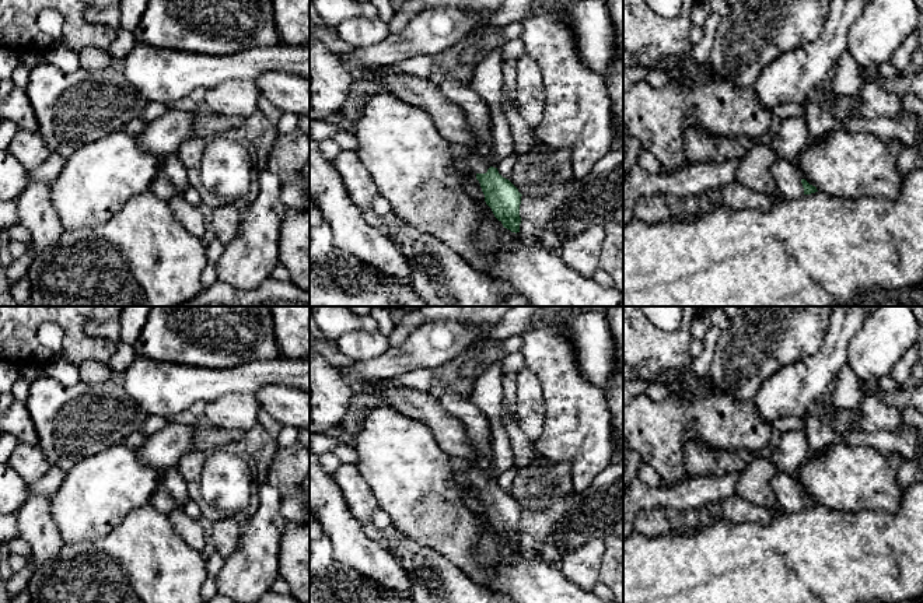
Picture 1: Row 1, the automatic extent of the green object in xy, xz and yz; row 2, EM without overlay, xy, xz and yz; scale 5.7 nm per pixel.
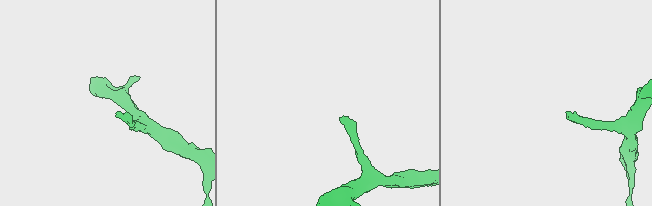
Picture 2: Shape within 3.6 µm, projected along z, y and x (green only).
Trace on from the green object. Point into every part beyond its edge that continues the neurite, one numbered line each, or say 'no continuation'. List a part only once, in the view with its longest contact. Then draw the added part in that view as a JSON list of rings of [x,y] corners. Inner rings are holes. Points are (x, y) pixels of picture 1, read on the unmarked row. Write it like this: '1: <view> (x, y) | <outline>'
1: xz (479, 479) | [[[473,462],[472,466],[468,469],[468,477],[475,487],[486,487],[490,481],[487,474],[480,470]]]

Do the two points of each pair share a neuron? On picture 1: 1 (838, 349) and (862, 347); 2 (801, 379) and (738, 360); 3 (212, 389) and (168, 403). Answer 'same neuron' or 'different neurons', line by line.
1: different neurons
2: different neurons
3: same neuron

